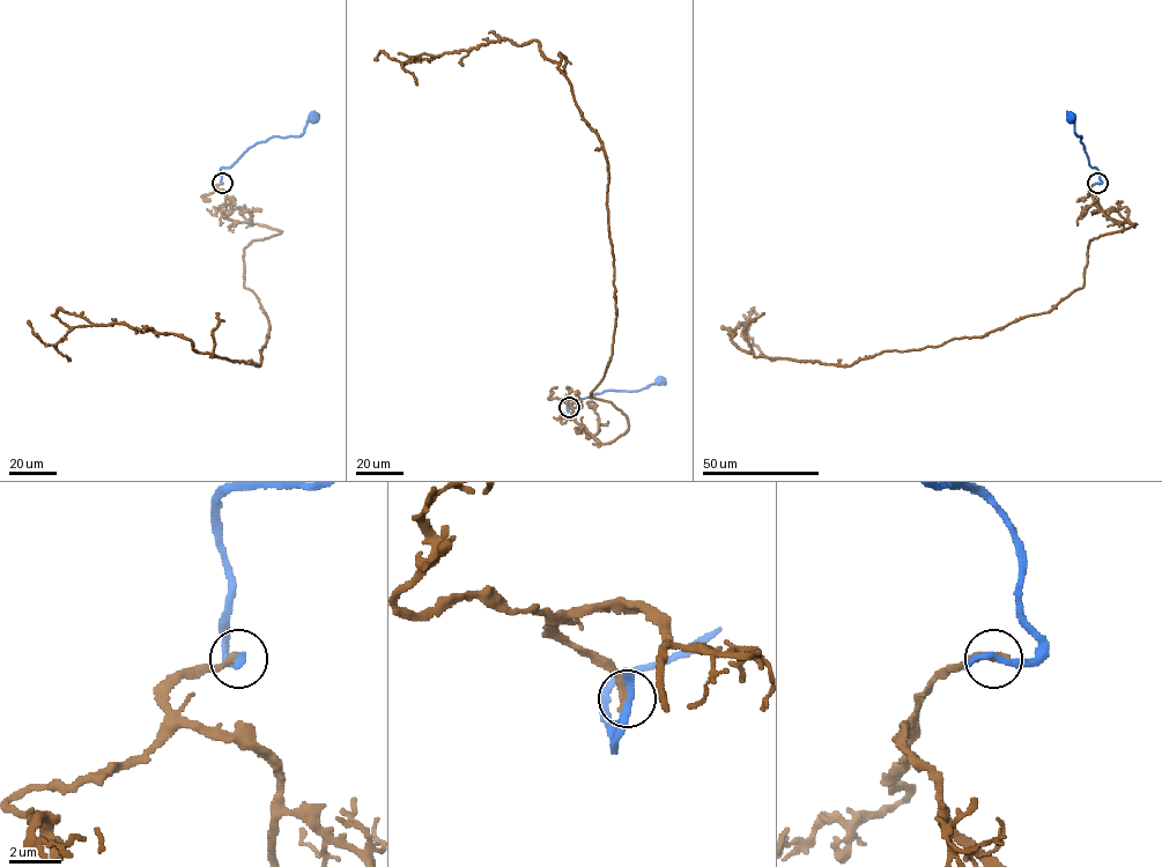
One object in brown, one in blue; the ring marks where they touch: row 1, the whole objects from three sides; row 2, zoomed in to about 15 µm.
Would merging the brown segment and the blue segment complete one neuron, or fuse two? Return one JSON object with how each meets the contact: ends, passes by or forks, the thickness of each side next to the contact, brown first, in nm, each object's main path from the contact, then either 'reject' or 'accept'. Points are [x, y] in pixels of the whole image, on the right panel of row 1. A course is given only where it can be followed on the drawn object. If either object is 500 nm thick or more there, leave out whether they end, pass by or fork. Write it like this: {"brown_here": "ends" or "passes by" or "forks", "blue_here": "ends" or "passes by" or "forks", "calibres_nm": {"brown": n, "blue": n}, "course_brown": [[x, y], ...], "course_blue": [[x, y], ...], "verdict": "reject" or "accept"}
{"brown_here": "ends", "blue_here": "ends", "calibres_nm": {"brown": 340, "blue": 360}, "course_brown": [[1097, 183], [1133, 223], [1090, 241], [1048, 312], [844, 365], [745, 352], [730, 333], [753, 345], [749, 320]], "course_blue": [[1097, 183], [1101, 183], [1098, 171], [1090, 165], [1071, 117]], "verdict": "reject"}

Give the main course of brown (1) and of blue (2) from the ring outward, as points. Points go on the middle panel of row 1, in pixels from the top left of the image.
1: (569, 407), (602, 443), (628, 428), (590, 397), (616, 316), (608, 170), (570, 82), (535, 41), (375, 59)
2: (569, 407), (568, 410), (570, 405), (606, 390), (636, 391), (661, 380)

